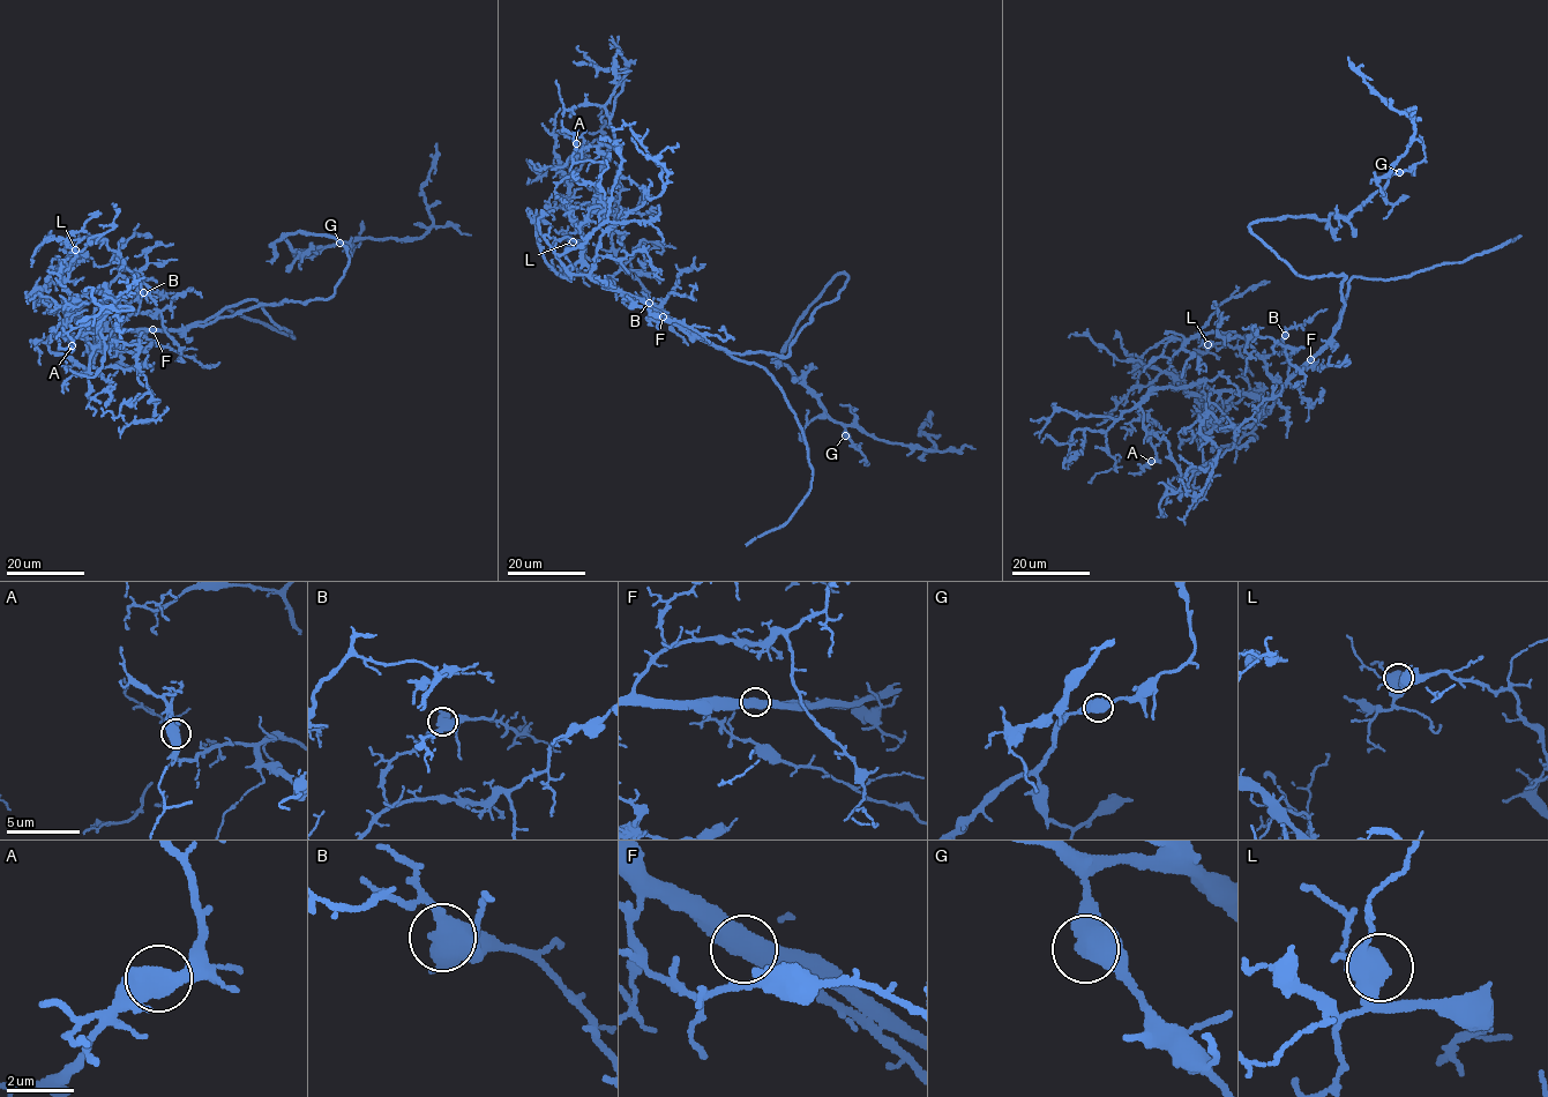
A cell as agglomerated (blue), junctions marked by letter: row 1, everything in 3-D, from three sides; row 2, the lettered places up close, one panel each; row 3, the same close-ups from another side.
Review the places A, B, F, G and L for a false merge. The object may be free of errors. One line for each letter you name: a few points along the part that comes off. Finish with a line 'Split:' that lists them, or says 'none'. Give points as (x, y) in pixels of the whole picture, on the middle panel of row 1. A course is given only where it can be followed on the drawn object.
Split: none

